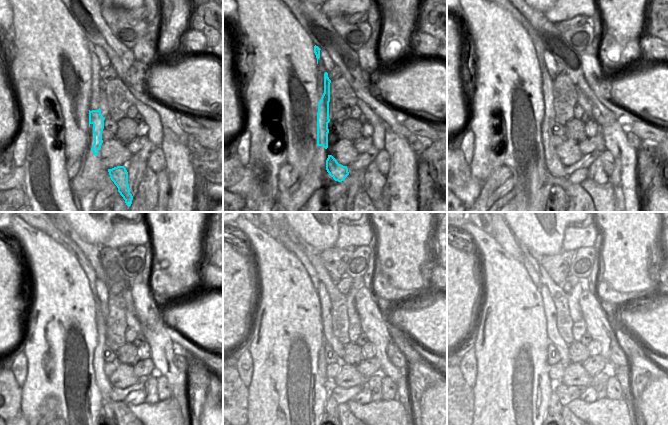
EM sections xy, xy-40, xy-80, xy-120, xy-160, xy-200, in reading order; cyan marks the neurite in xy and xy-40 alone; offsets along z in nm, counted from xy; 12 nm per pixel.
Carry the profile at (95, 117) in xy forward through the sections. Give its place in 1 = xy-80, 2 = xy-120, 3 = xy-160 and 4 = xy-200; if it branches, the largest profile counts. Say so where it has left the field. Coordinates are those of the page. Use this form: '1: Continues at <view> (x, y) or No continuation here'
1: Continues at xy-80 (555, 168)
2: Continues at xy-120 (102, 381)
3: Continues at xy-160 (277, 232)
4: Continues at xy-200 (490, 232)

